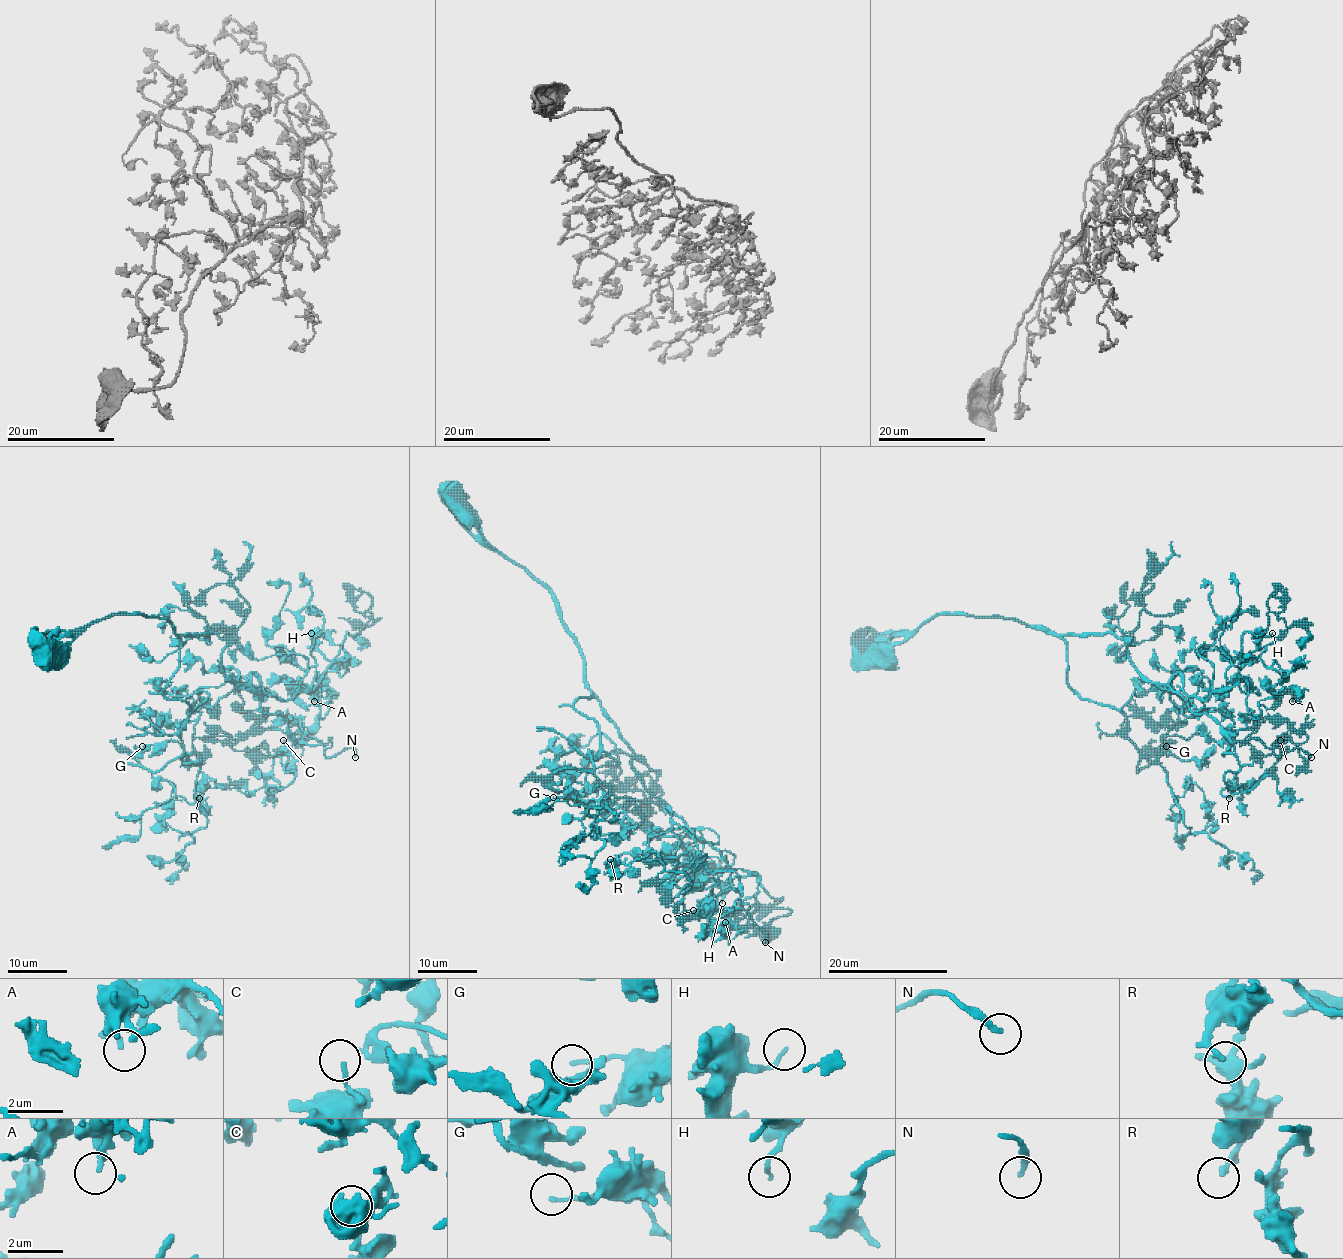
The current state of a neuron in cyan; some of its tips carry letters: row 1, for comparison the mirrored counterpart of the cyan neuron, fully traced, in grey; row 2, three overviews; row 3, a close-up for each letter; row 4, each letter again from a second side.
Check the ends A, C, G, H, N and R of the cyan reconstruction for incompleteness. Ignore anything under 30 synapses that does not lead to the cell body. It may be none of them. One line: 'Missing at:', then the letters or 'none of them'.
Missing at: N

